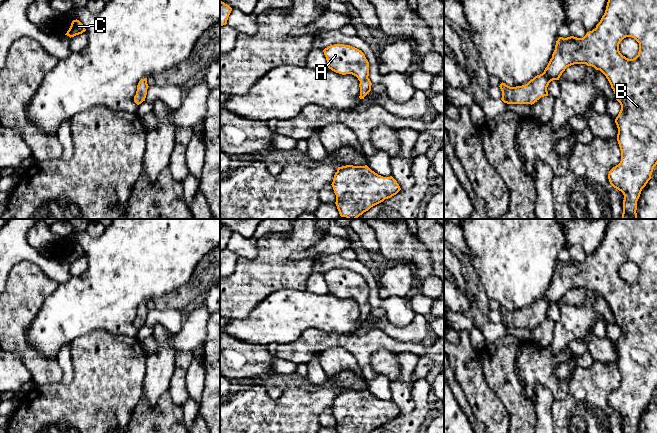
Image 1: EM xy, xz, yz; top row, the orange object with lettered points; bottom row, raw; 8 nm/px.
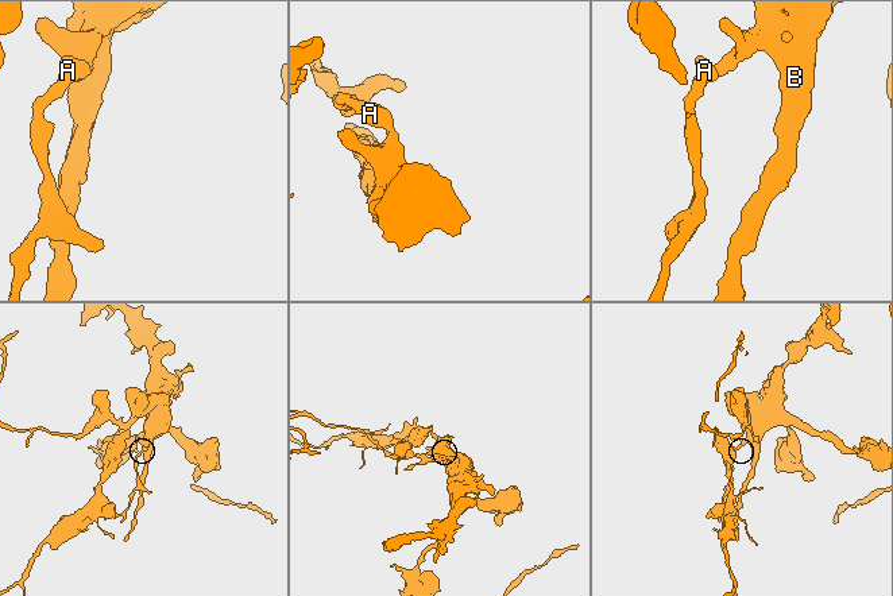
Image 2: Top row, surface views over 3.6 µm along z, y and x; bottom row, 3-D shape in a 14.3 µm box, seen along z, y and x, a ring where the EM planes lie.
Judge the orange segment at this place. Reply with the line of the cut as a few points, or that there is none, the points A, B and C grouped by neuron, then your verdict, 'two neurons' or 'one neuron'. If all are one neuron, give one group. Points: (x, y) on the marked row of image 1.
cut yz (523, 85), (527, 94), (536, 100); groups A / B C; two neurons

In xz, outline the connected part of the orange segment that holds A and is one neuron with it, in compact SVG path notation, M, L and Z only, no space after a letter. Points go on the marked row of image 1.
M334 44L323 50L328 68L346 75L352 74L362 81L369 76L369 62L364 53L350 45Z

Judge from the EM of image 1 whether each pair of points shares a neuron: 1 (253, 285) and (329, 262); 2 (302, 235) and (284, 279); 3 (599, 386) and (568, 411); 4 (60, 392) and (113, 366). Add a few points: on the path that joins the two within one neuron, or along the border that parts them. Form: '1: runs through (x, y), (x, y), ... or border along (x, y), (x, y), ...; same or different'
1: border along (316, 260), (312, 266), (312, 271); different
2: runs through (291, 246), (284, 253), (284, 268); same
3: runs through (591, 394), (576, 409); same
4: runs through (73, 392), (87, 392), (100, 379); same

